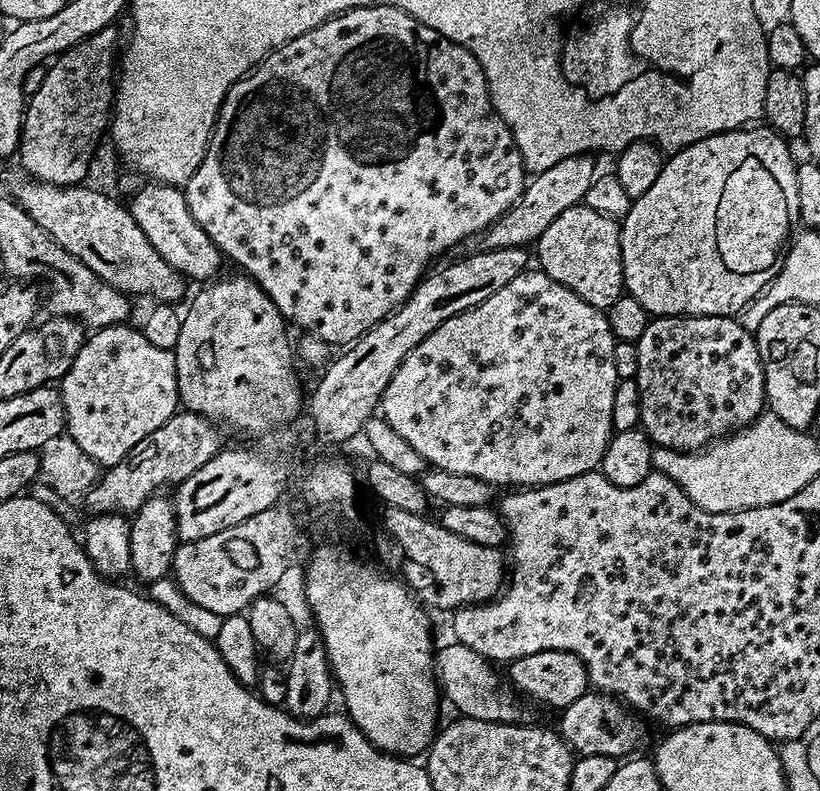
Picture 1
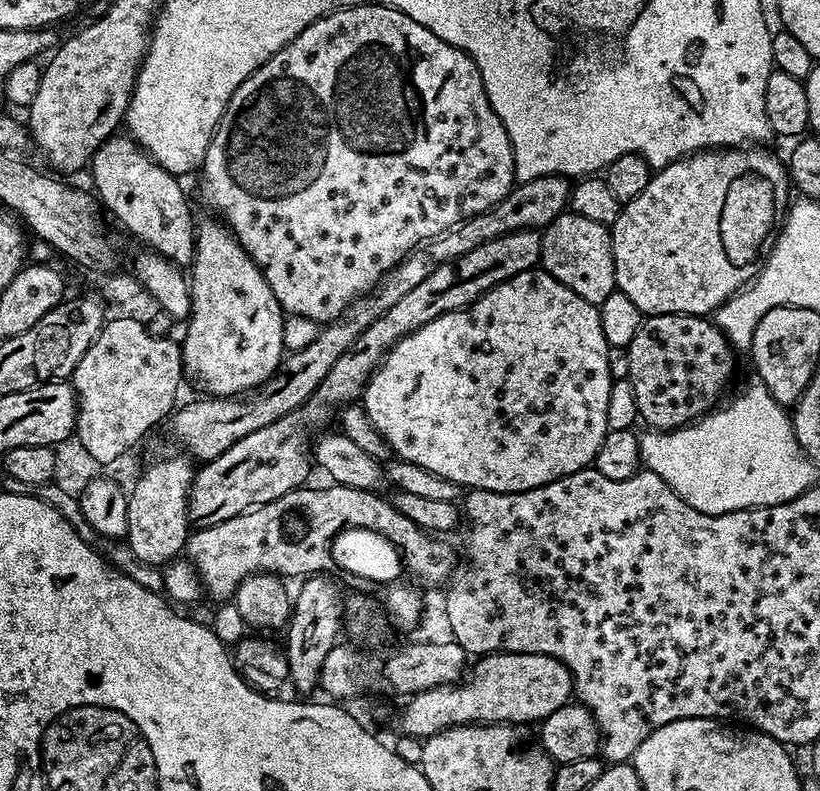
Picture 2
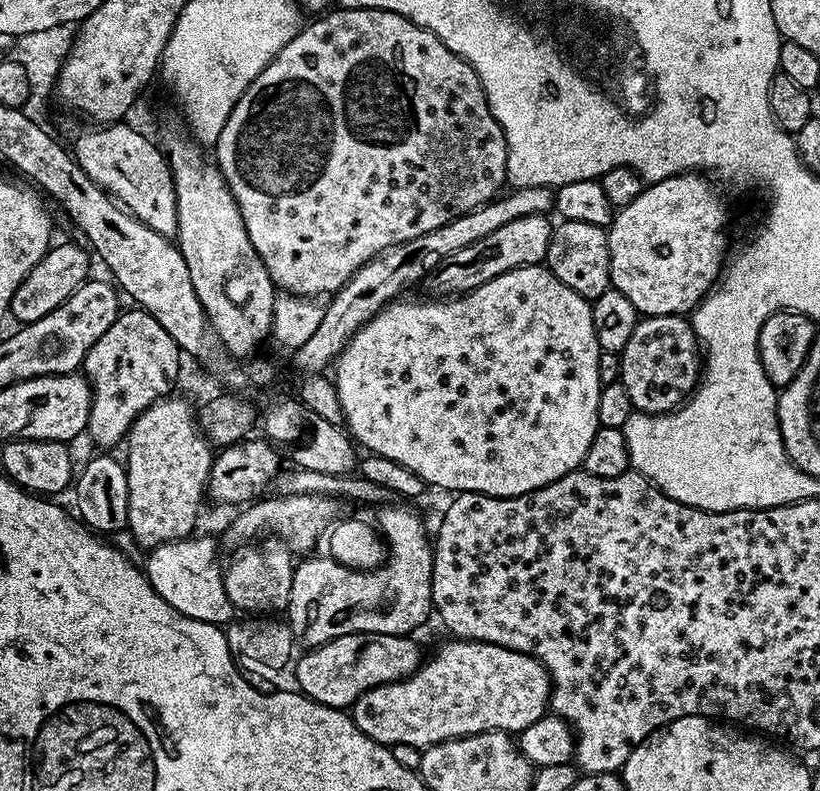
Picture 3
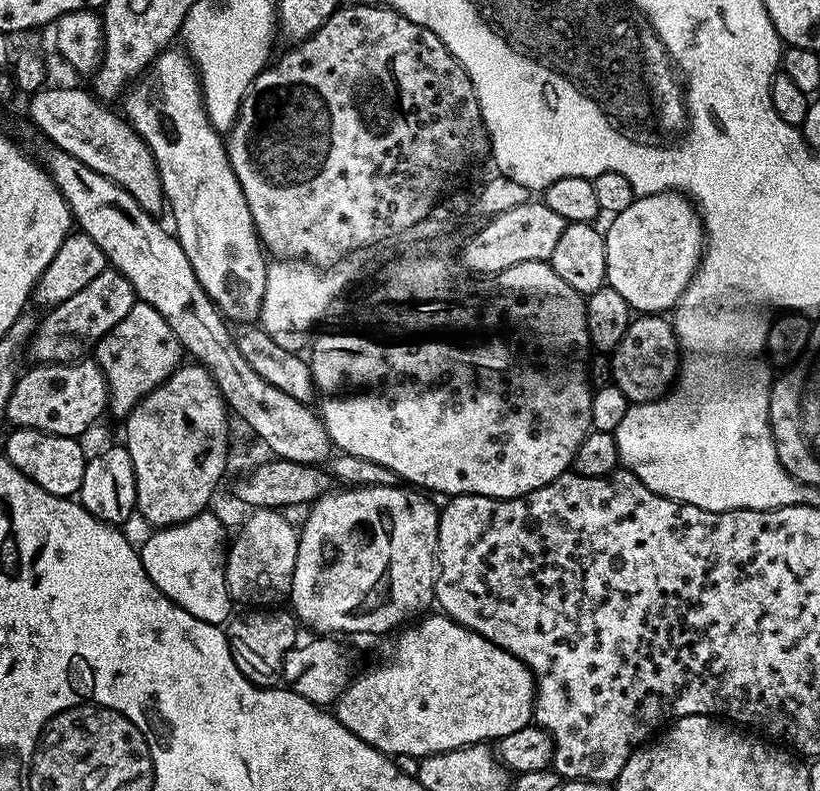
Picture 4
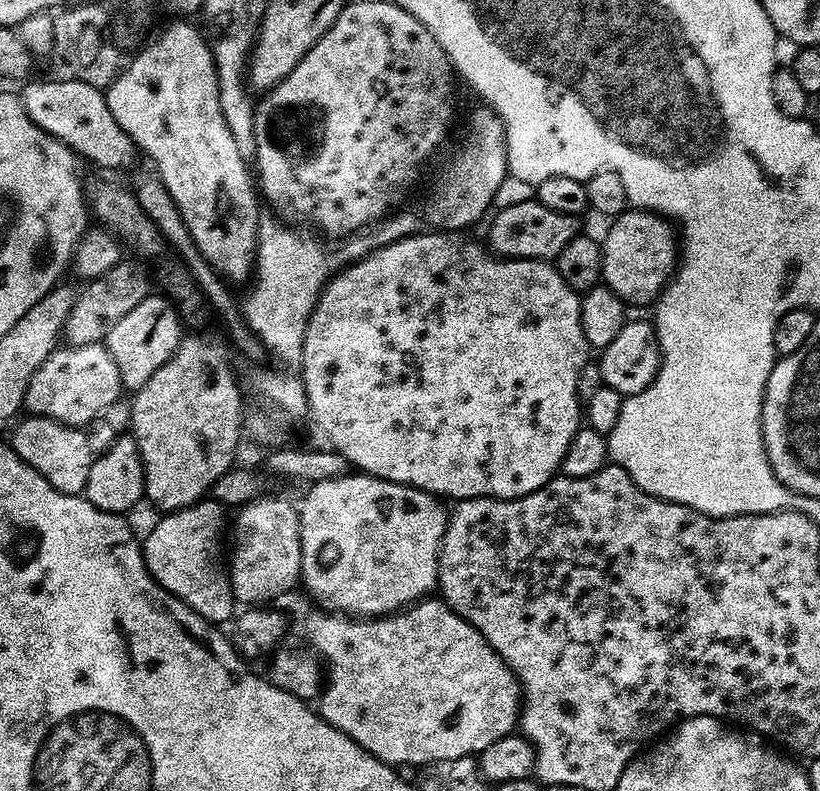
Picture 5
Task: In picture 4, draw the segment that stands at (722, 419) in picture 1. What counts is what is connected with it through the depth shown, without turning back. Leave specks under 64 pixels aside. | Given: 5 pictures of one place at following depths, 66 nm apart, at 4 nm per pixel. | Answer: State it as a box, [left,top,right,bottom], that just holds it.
[610,314,682,404]

